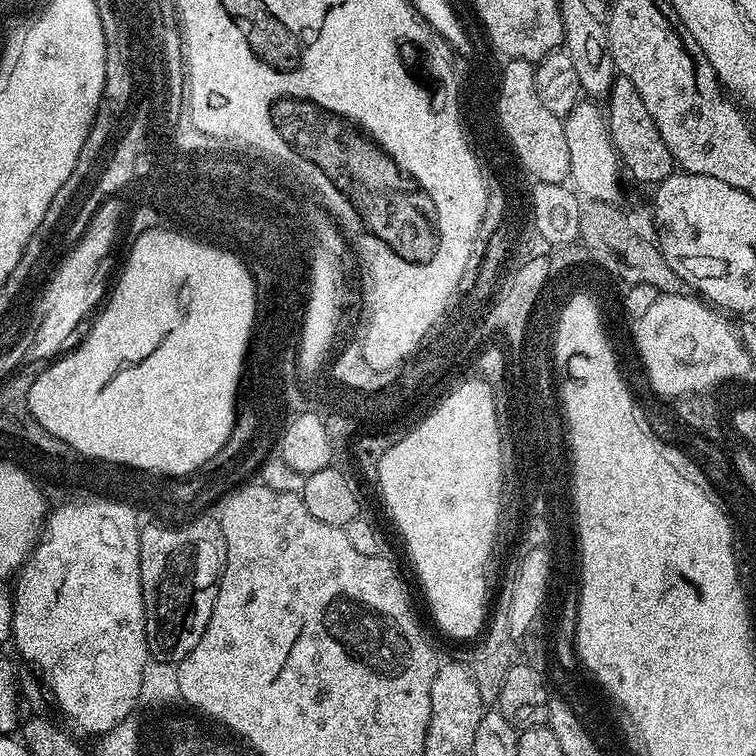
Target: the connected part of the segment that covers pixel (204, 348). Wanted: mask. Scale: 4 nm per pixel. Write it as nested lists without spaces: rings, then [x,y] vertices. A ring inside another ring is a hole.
[[[164,232],[136,238],[127,249],[127,254],[130,262],[126,270],[119,273],[106,303],[99,309],[100,317],[89,330],[88,337],[72,353],[69,351],[53,359],[41,371],[34,386],[31,386],[31,409],[48,423],[48,428],[53,428],[59,436],[72,439],[84,452],[110,454],[115,460],[143,462],[145,468],[165,467],[173,473],[185,472],[193,468],[193,465],[198,465],[201,459],[206,458],[206,452],[223,441],[232,423],[231,401],[234,398],[241,355],[244,353],[244,339],[248,337],[248,320],[252,320],[252,284],[248,284],[244,268],[240,268],[240,263],[232,260],[232,256],[224,256],[224,252],[212,252],[212,248],[206,246],[191,245],[186,238],[167,236]]]

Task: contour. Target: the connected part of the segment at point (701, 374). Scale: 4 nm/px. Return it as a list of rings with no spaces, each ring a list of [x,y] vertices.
[[[659,295],[639,326],[640,348],[652,382],[656,388],[674,400],[685,419],[696,417],[700,422],[704,413],[704,390],[714,382],[746,372],[748,360],[737,339],[738,330],[725,313],[691,295]]]

